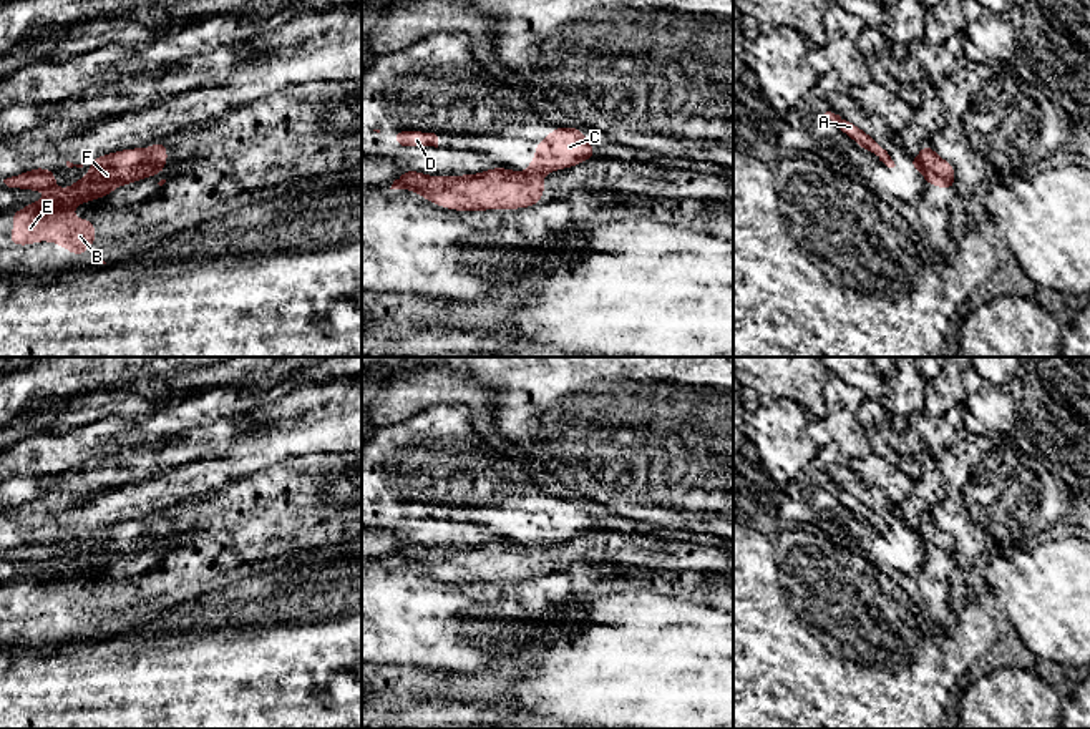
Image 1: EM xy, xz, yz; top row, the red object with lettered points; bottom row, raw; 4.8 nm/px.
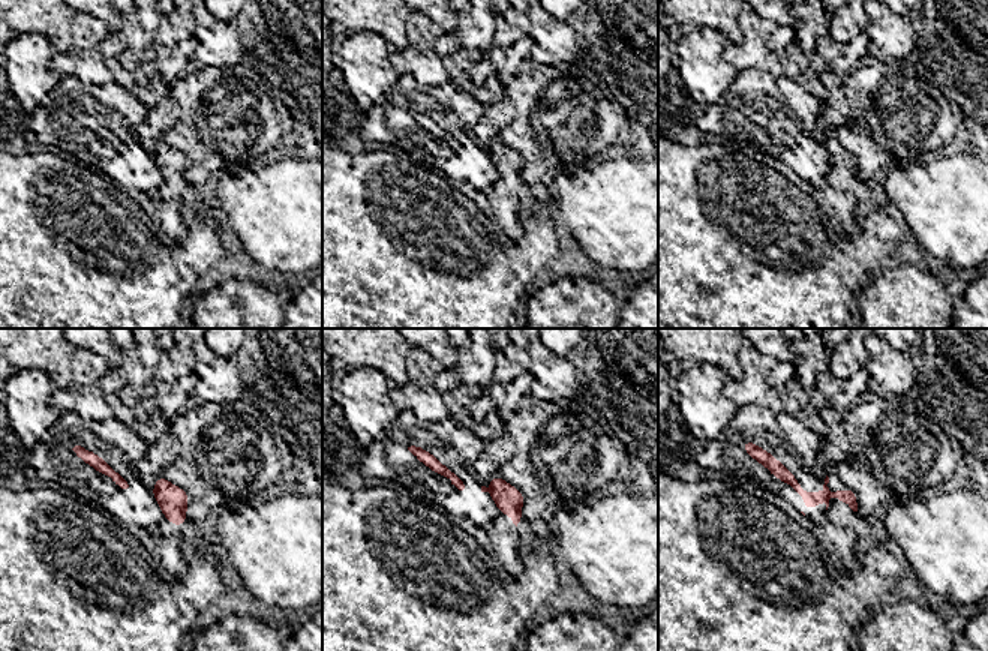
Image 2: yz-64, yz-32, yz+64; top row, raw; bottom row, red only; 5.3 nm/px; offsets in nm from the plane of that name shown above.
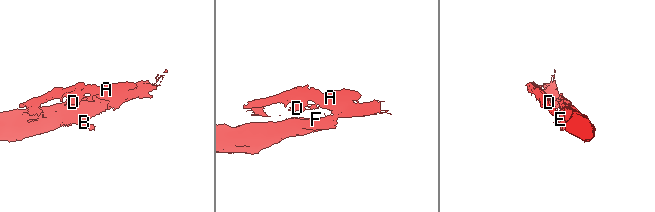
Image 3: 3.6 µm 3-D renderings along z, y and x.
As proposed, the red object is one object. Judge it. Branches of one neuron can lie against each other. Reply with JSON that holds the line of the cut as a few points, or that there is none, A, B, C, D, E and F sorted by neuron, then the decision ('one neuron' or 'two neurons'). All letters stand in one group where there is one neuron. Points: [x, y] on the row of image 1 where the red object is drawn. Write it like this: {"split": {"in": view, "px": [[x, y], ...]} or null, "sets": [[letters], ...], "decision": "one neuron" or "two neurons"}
{"split": {"in": "xz", "px": [[526, 173], [533, 175]]}, "sets": [["A", "C", "D"], ["B", "E", "F"]], "decision": "two neurons"}

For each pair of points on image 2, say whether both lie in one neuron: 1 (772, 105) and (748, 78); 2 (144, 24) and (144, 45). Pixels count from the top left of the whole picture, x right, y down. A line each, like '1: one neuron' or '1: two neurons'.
1: one neuron
2: one neuron

